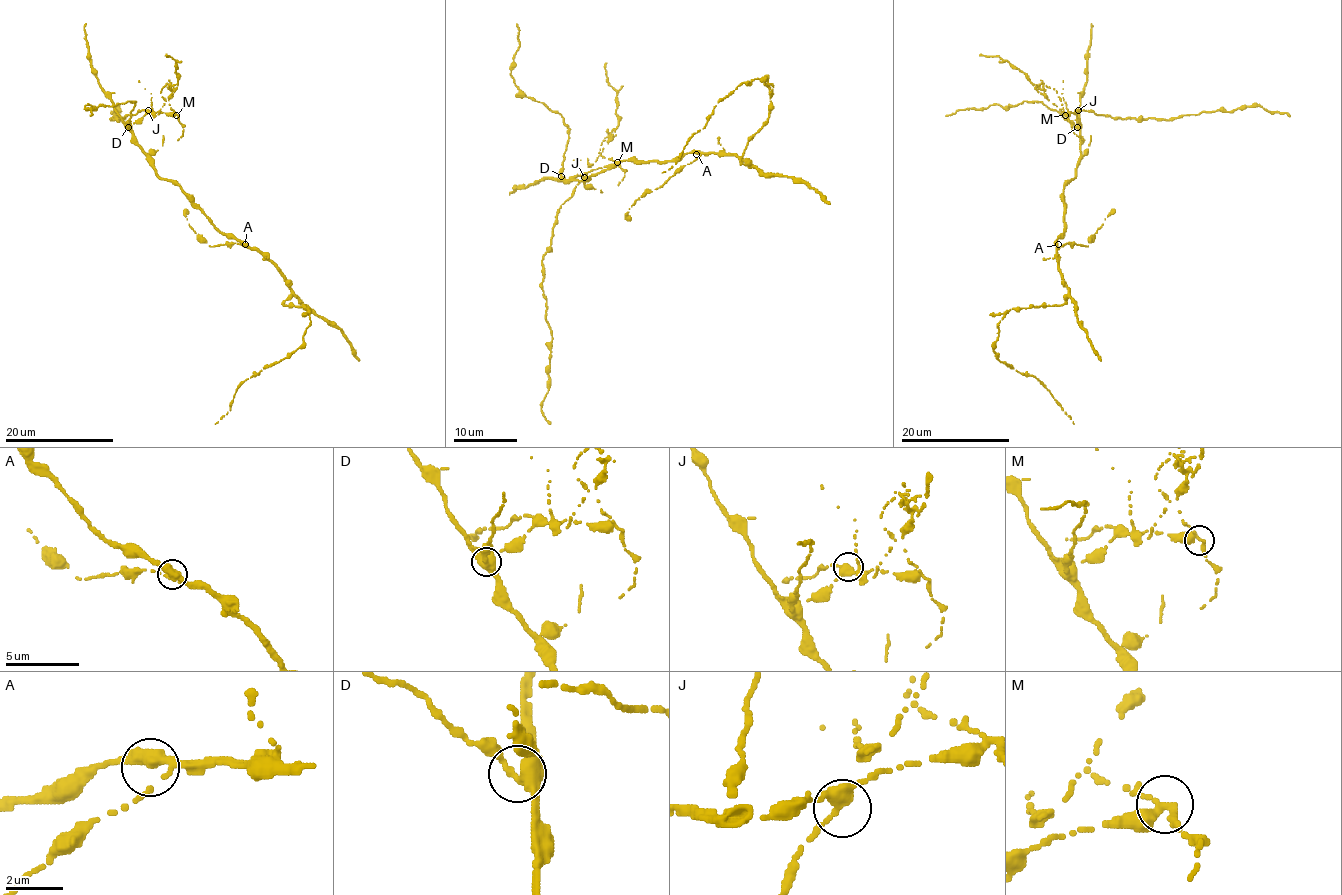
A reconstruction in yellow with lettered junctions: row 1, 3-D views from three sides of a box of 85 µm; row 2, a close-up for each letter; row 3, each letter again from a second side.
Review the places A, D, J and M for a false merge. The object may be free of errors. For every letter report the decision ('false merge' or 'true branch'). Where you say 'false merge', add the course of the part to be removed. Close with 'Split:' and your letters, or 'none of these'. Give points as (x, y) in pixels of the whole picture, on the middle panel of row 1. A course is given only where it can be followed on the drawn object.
A: true branch
D: true branch
J: true branch
M: false merge; course (618, 162), (599, 152), (605, 138), (611, 136), (618, 127), (616, 94), (608, 81), (607, 62)
Split: M

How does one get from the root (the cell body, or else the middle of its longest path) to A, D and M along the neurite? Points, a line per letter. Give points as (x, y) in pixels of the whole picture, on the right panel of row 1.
A: (1064, 220), (1064, 231), (1056, 239), (1058, 244)
D: (1064, 220), (1063, 188), (1075, 175), (1081, 155), (1077, 127)
M: (1064, 220), (1063, 188), (1075, 175), (1081, 155), (1079, 121), (1072, 112), (1064, 115)

